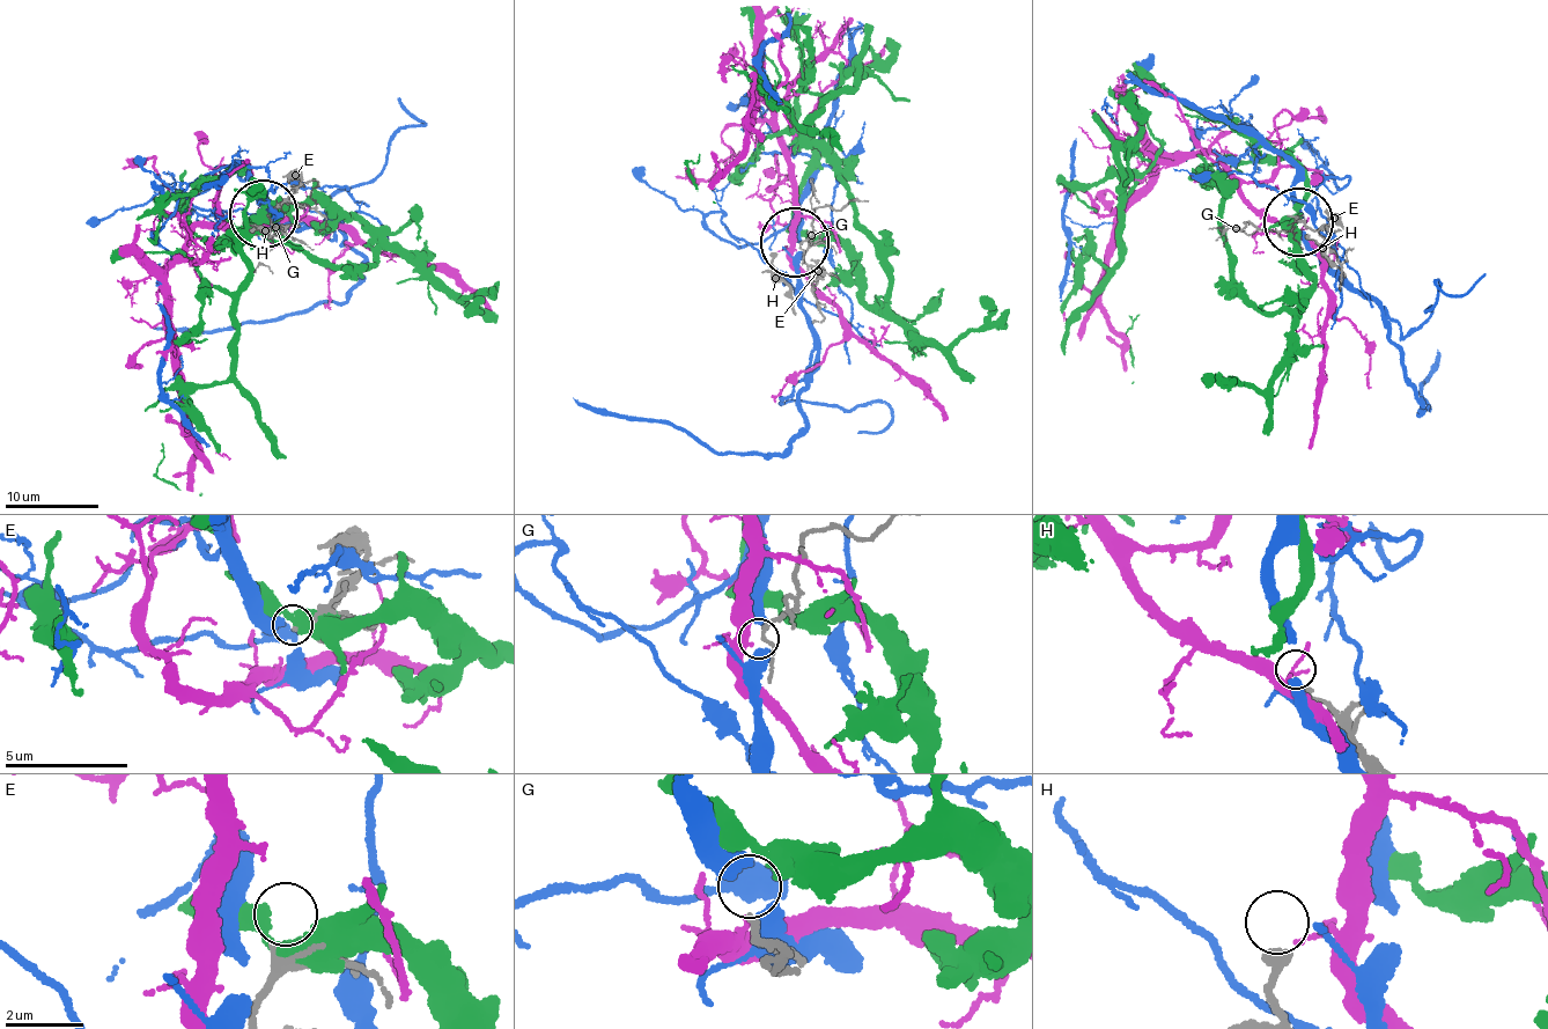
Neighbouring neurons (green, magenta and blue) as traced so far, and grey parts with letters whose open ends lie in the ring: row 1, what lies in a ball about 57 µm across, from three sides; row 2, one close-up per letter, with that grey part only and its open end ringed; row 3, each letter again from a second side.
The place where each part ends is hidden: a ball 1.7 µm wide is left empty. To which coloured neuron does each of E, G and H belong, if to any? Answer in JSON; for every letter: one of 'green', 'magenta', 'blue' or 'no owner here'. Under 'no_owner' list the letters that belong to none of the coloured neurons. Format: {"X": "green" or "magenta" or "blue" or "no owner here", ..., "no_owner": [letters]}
{"E": "no owner here", "G": "no owner here", "H": "no owner here", "no_owner": ["E", "G", "H"]}

